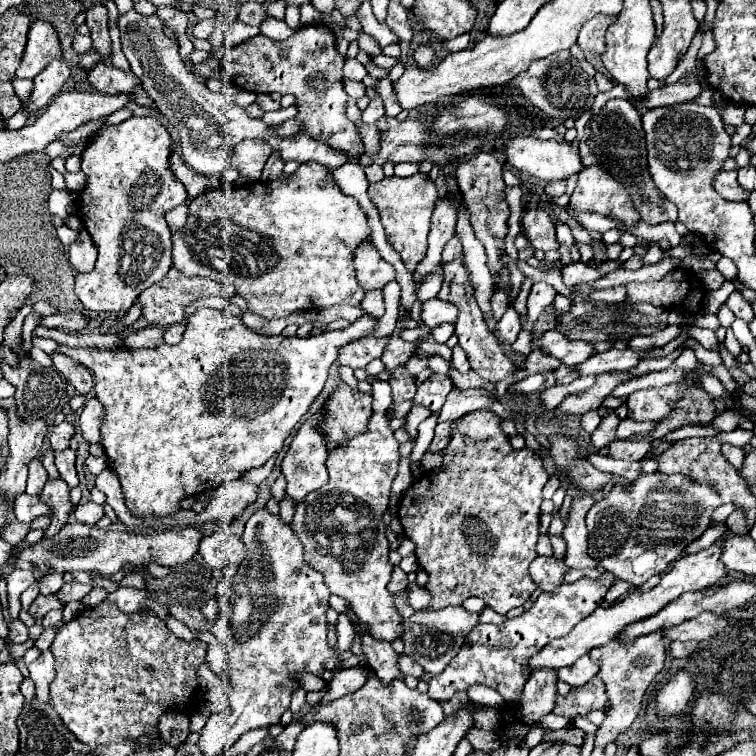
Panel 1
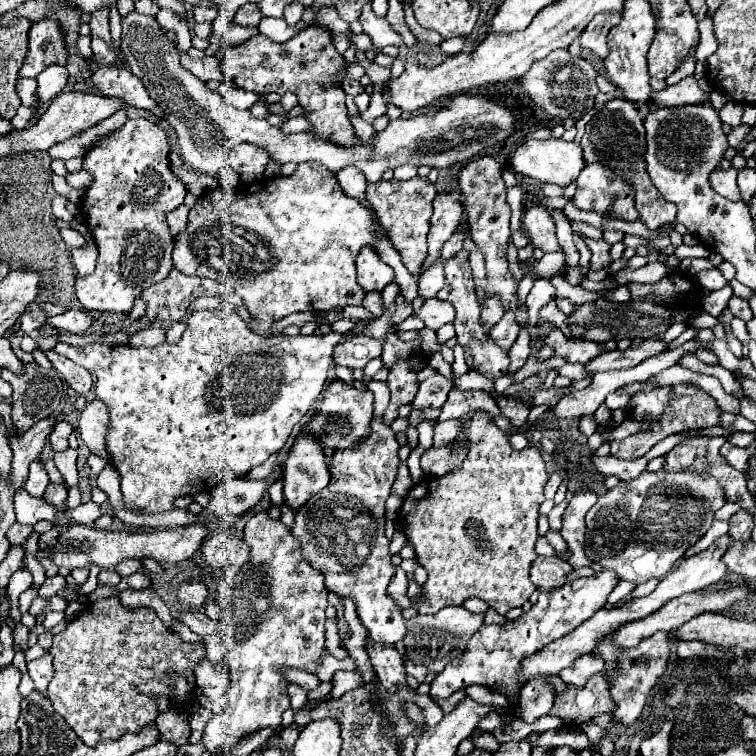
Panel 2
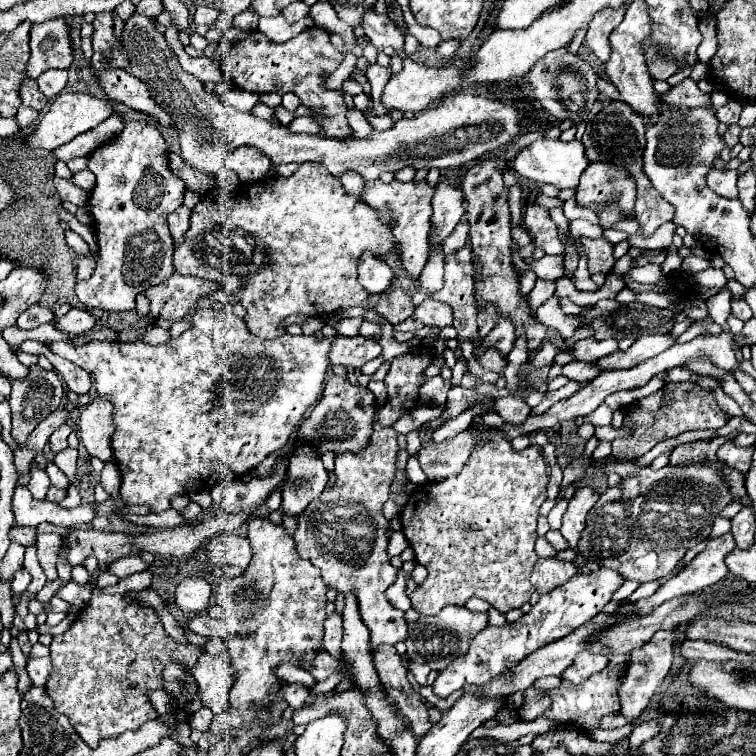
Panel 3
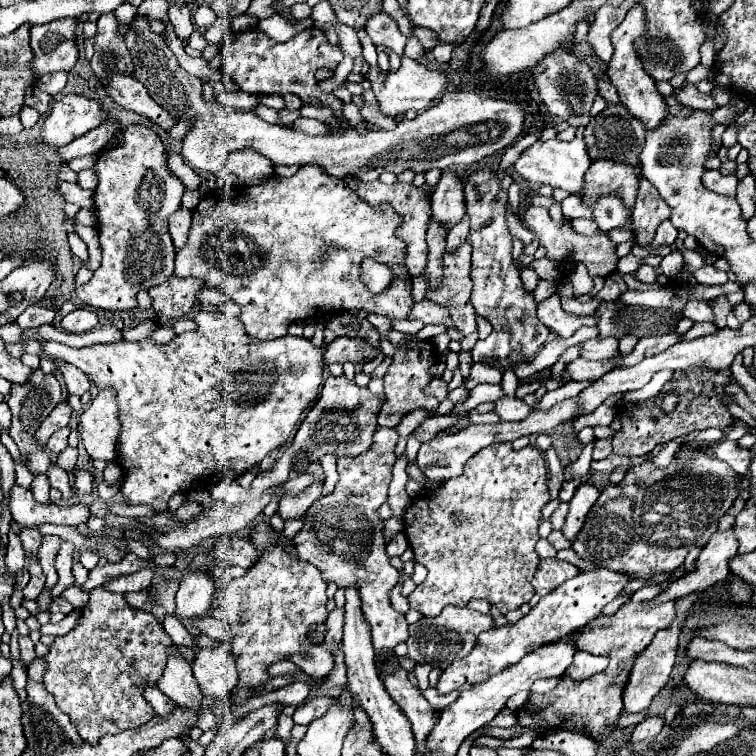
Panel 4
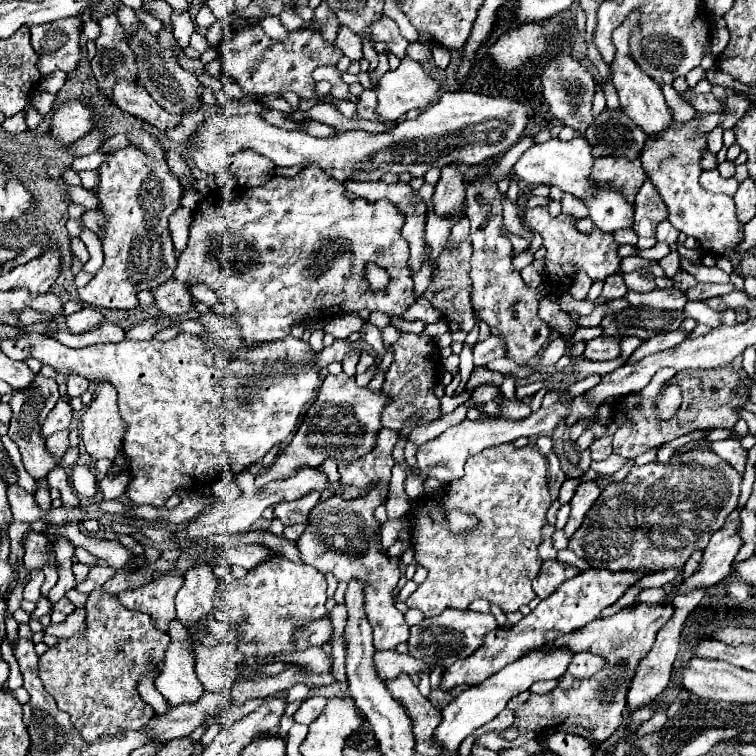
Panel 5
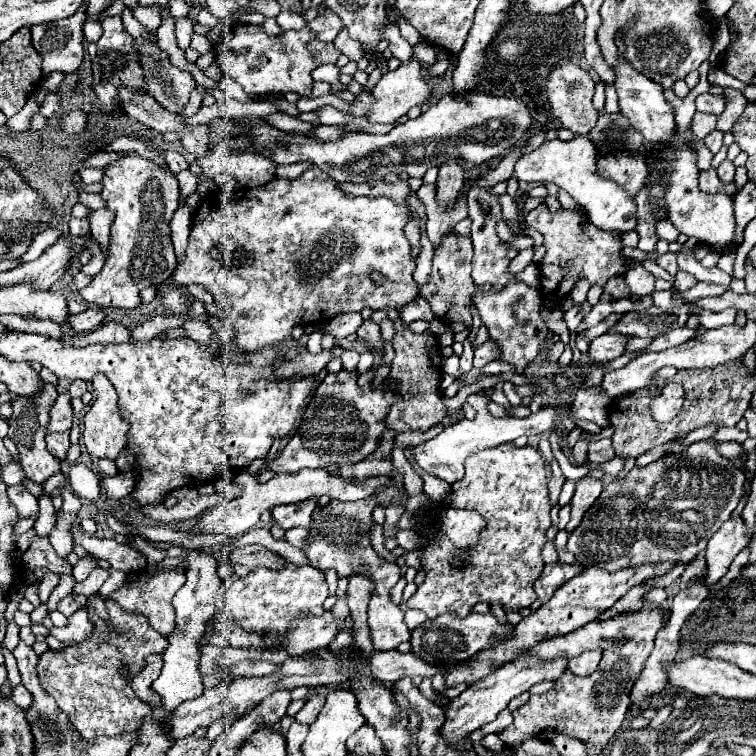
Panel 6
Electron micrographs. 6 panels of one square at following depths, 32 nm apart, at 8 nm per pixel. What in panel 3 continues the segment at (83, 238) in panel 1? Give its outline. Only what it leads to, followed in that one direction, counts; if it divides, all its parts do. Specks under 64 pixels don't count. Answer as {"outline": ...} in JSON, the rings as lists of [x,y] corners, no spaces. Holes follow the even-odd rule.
{"outline":[[[88,252],[86,256],[76,254],[76,266],[78,266],[78,280],[86,280],[86,276],[92,276],[94,266],[96,266],[94,252]]]}

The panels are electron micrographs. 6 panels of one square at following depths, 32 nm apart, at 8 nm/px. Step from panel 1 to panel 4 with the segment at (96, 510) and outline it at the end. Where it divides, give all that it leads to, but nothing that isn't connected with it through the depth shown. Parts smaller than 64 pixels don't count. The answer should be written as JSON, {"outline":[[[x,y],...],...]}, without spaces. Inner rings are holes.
{"outline":[[[20,486],[12,488],[10,496],[10,512],[16,524],[20,526],[38,526],[44,522],[50,524],[62,524],[62,526],[80,526],[90,520],[90,508],[88,506],[72,506],[72,508],[60,508],[54,502],[40,504],[32,498],[32,492]]]}

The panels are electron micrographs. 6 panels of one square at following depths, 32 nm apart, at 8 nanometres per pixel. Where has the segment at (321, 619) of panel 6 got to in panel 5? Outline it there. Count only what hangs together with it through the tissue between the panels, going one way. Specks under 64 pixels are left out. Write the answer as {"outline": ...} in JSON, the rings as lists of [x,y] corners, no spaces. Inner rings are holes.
{"outline":[[[328,616],[322,618],[322,620],[316,620],[316,622],[310,622],[308,628],[304,628],[298,636],[296,636],[296,646],[298,650],[304,650],[308,646],[322,646],[324,642],[328,642],[332,634],[332,628],[330,628],[330,620]]]}

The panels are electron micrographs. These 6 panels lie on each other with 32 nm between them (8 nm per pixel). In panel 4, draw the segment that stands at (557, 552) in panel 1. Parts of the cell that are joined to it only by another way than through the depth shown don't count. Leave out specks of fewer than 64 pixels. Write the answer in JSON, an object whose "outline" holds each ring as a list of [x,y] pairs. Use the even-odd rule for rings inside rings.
{"outline":[[[553,530],[547,539],[557,551],[571,547],[570,541],[565,538],[560,530]]]}

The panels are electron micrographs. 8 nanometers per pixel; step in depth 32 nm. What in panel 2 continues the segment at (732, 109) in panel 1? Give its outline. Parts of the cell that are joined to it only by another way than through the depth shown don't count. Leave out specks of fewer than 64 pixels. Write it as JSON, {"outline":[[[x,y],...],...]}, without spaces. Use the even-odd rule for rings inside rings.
{"outline":[[[729,100],[720,110],[719,116],[722,123],[730,126],[738,126],[741,124],[741,118],[743,115],[743,105]]]}

